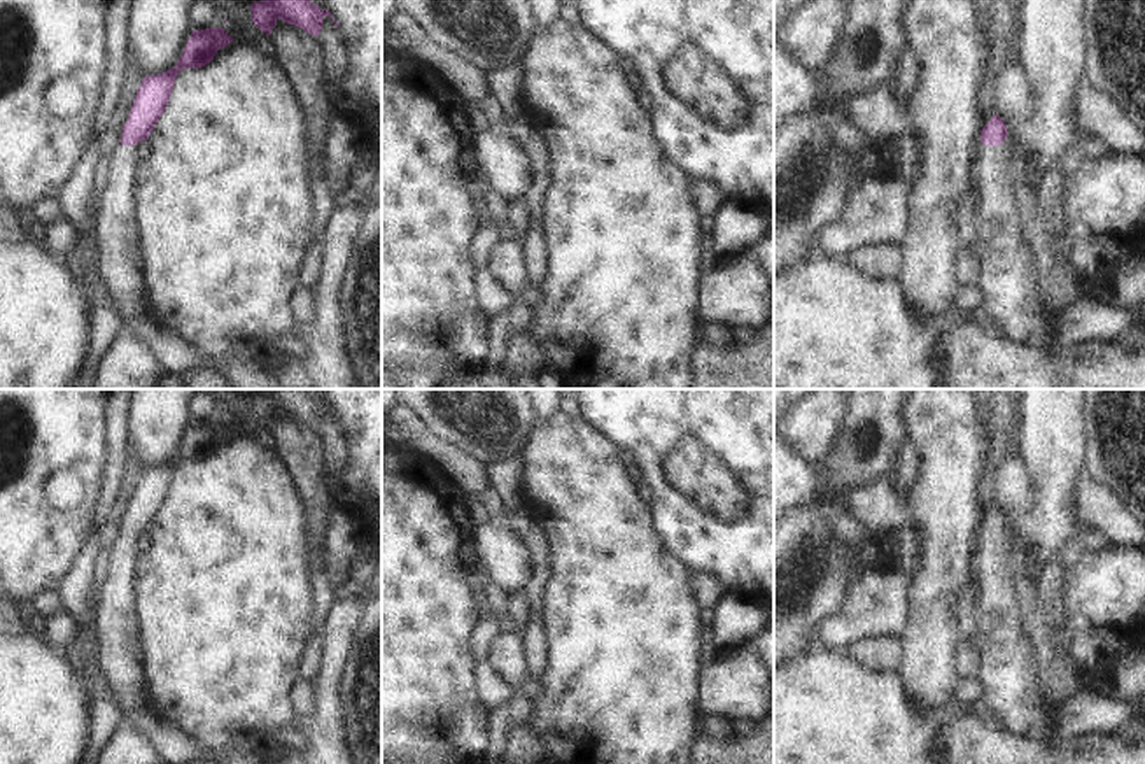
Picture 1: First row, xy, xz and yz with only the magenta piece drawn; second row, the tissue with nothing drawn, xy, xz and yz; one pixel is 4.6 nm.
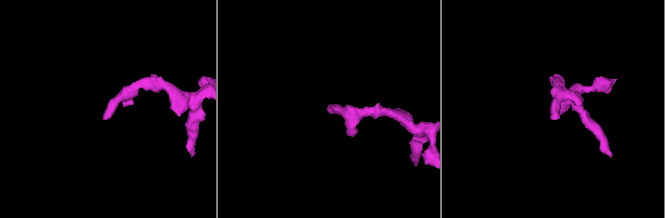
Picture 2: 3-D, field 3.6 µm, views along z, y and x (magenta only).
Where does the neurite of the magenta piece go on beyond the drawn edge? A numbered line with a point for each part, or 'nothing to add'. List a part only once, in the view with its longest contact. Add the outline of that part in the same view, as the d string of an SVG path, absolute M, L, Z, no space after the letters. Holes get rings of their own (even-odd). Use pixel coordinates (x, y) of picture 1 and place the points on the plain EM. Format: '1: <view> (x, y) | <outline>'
1: yz (1007, 666) | M977 538L972 561L977 598L980 682L994 724L1010 734L1052 739L1050 708L1043 703L1036 662L1022 636L1014 569L1000 538Z

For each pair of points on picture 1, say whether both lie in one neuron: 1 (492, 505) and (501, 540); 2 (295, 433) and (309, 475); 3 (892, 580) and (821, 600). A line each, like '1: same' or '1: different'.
1: different
2: same
3: different

